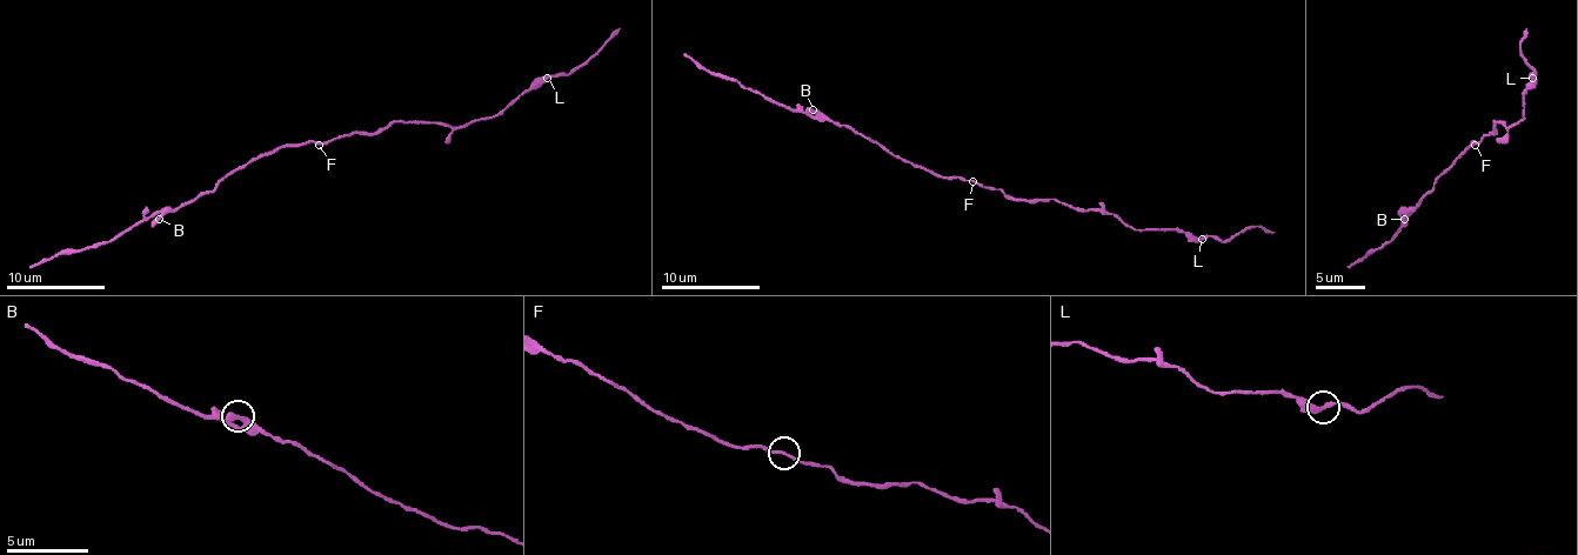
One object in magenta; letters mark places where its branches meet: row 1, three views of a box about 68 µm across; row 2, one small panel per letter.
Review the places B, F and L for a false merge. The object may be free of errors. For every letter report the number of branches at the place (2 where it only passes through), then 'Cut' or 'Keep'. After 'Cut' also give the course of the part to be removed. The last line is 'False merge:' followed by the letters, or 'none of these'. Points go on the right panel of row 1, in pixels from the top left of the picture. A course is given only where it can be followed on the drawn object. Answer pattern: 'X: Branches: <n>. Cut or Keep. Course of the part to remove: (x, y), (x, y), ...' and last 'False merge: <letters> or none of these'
B: Branches: 2. Keep
F: Branches: 2. Keep
L: Branches: 2. Cut. Course of the part to remove: (1531, 78), (1535, 73), (1519, 48), (1526, 28)
False merge: L

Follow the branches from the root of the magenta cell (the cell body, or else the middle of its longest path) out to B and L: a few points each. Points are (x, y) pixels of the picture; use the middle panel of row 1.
B: (973, 181), (936, 176), (882, 149), (864, 134), (855, 134), (842, 125), (822, 119), (813, 109)
L: (973, 181), (1024, 201), (1057, 198), (1074, 208), (1105, 211), (1138, 231), (1179, 231), (1202, 238)

